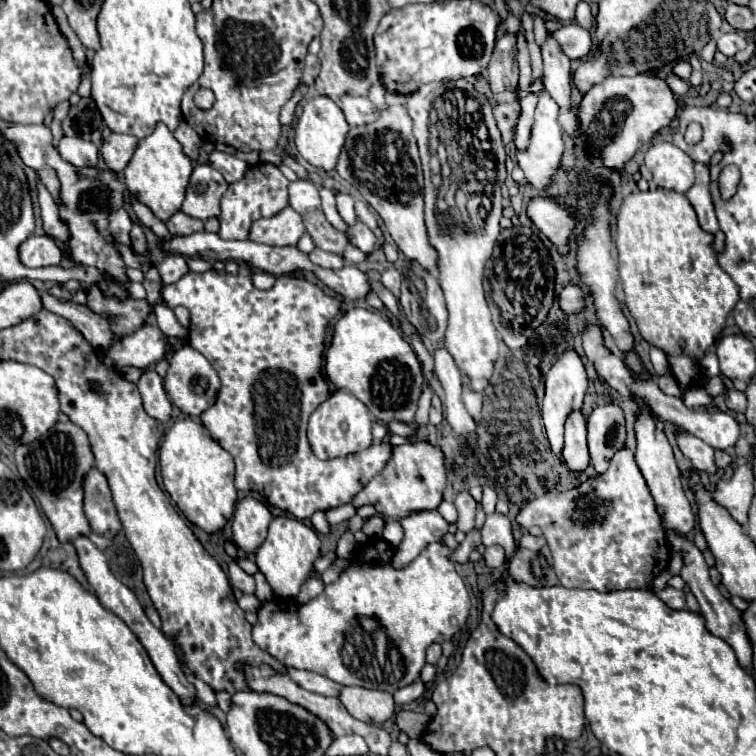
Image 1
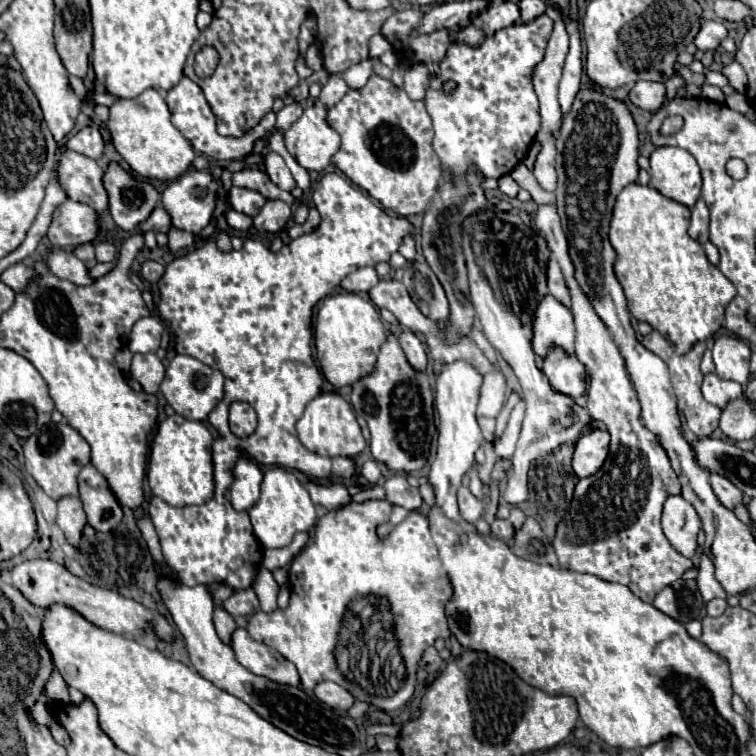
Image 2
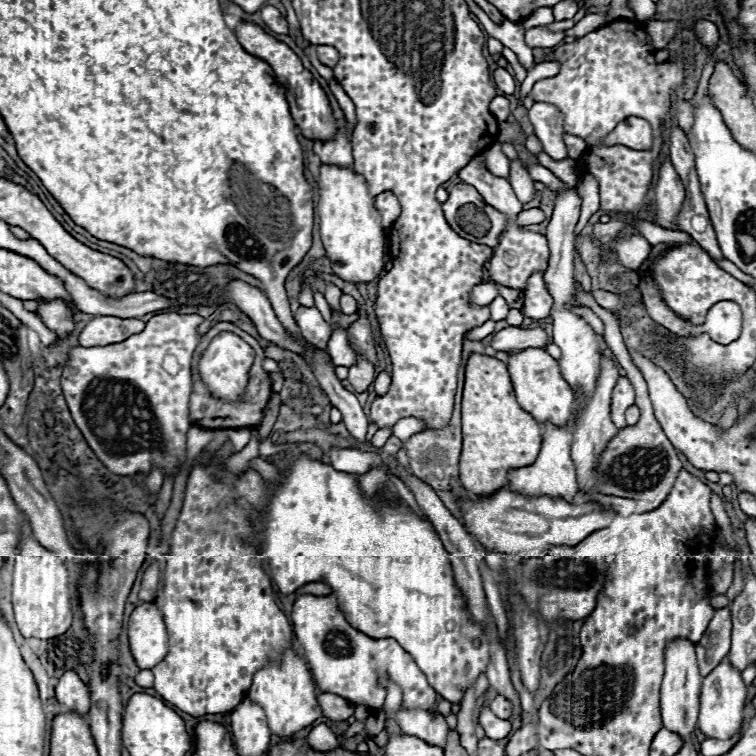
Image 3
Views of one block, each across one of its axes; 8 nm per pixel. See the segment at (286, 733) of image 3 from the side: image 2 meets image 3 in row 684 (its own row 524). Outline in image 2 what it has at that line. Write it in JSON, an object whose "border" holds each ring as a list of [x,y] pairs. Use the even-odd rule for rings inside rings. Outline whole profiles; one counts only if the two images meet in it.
{"border":[[[278,466],[266,470],[260,500],[256,502],[256,506],[248,510],[248,516],[252,522],[254,536],[262,544],[262,548],[284,548],[292,542],[296,532],[312,530],[316,524],[316,508],[306,488],[290,470],[284,470]]]}

